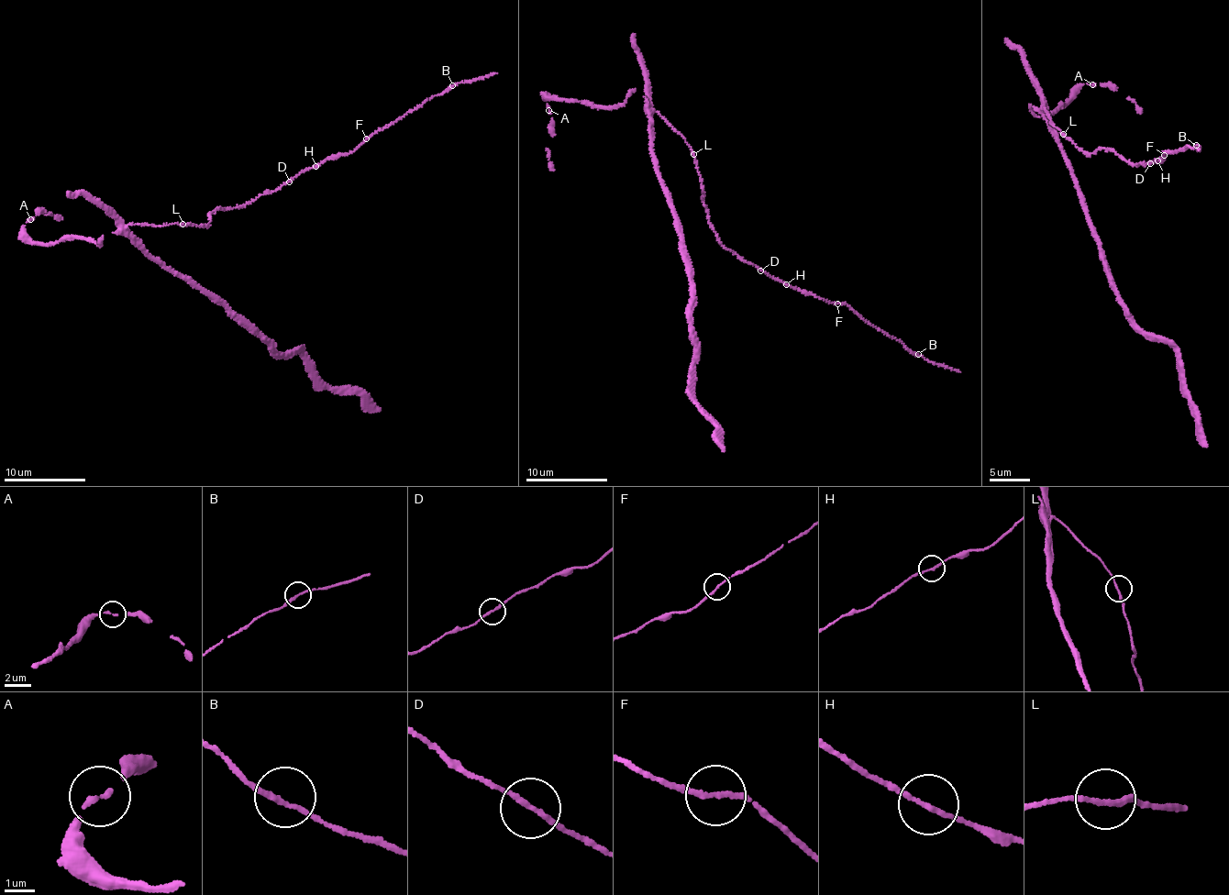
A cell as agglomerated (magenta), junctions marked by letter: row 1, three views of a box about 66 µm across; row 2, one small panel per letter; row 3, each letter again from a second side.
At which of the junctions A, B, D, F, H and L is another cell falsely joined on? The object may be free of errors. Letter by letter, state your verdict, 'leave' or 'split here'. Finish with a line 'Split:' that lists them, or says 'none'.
A: leave
B: leave
D: leave
F: leave
H: leave
L: leave
Split: none

